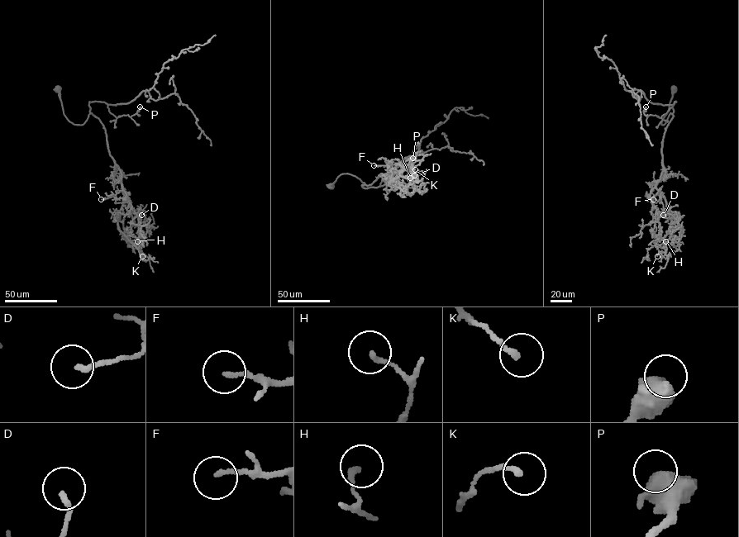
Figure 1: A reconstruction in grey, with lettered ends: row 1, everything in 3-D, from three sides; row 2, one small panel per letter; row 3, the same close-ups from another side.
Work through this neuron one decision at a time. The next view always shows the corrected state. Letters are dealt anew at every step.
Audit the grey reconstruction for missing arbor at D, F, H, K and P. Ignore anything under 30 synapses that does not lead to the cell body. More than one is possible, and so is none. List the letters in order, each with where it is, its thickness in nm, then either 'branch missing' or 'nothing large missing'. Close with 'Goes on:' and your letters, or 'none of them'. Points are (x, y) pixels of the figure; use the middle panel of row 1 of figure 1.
D: at (414, 175); 160 nm thick; nothing large missing
F: at (374, 165); 150 nm thick; nothing large missing
H: at (410, 178); 160 nm thick; nothing large missing
K: at (415, 169); 180 nm thick; nothing large missing
P: at (412, 158); 500 nm thick; nothing large missing
Goes on: none of them

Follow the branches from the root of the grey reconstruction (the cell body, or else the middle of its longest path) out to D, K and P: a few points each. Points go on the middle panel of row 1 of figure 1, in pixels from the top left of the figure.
D: (331, 186), (342, 173), (351, 174), (369, 185), (380, 174), (392, 175), (399, 162), (412, 179), (414, 175)
K: (331, 186), (342, 173), (369, 185), (394, 168), (390, 182), (400, 176), (412, 178), (415, 169)
P: (331, 186), (341, 174), (349, 173), (364, 182), (364, 187), (378, 187), (405, 157), (410, 155), (412, 158)

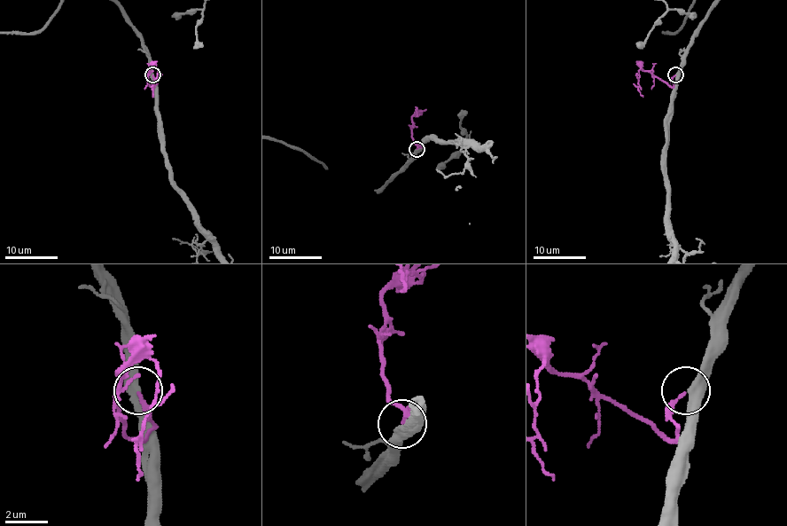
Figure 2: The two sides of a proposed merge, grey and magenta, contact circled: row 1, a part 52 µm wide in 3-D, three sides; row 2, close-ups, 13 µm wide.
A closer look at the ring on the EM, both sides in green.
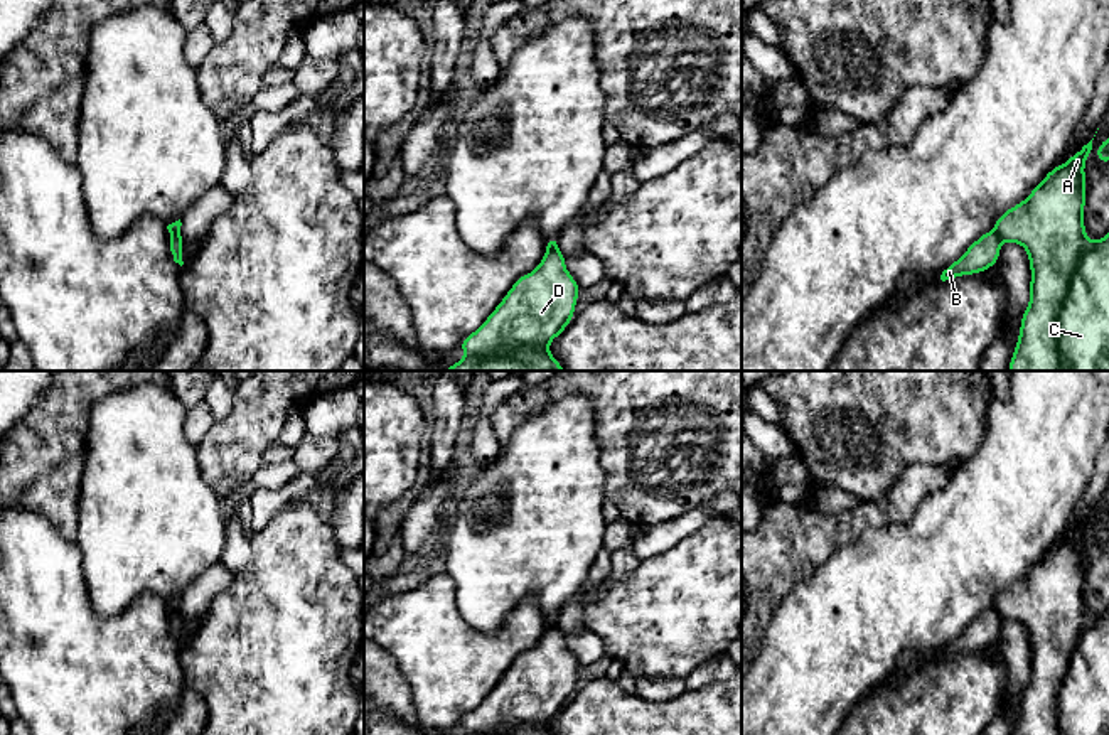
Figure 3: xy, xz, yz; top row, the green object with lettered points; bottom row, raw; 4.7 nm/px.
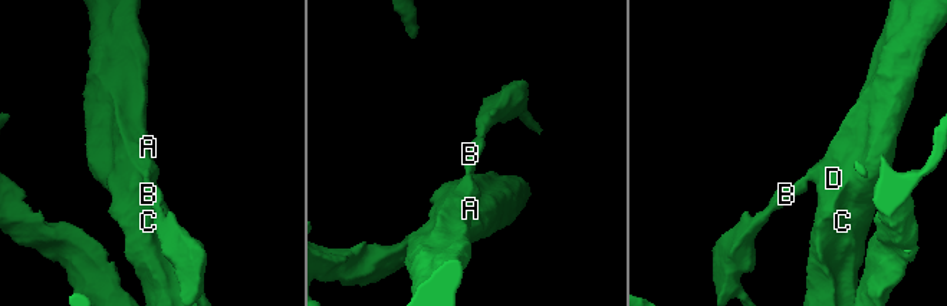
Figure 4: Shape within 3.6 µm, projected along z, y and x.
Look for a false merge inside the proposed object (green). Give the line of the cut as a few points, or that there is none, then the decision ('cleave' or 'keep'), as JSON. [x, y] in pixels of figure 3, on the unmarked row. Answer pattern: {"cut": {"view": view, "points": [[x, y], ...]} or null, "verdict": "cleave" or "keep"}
{"cut": {"view": "yz", "points": [[995, 607], [1001, 617]]}, "verdict": "cleave"}

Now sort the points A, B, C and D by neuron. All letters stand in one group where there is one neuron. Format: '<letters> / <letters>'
A C D / B

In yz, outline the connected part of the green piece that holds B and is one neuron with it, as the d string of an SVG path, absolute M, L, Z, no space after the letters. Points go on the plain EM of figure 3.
M984 610L966 627L959 637L942 649L940 657L946 659L962 652L983 651L999 639L999 625L1001 615L998 610Z

